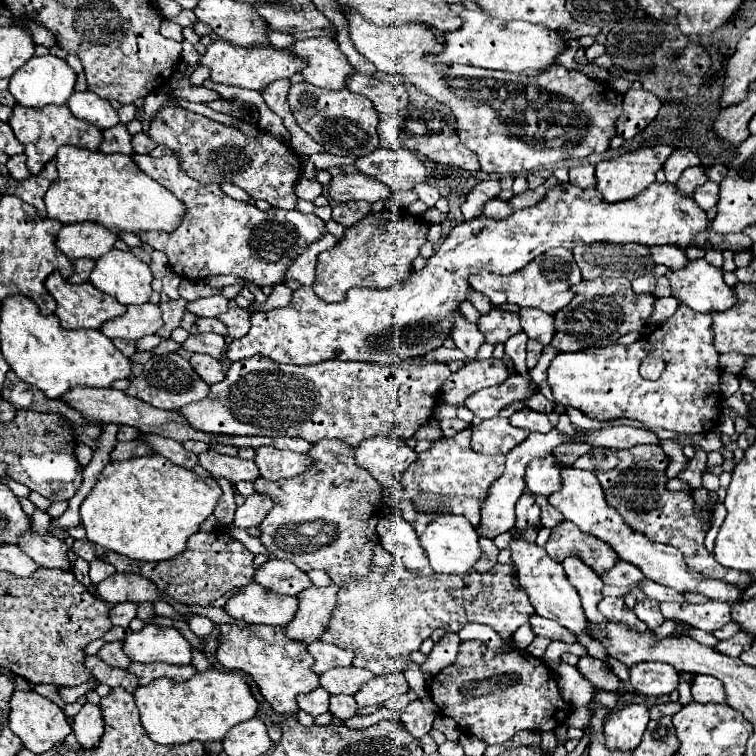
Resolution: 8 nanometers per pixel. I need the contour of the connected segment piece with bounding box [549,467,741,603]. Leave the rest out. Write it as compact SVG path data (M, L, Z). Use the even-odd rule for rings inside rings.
M563 467L561 479L563 479L563 489L549 497L551 505L555 505L563 513L563 517L567 521L573 521L581 531L591 533L591 535L599 537L601 541L605 541L607 545L611 545L611 549L615 549L615 553L619 555L621 561L633 563L635 567L639 567L645 573L645 577L653 579L655 583L673 587L679 593L683 593L683 591L703 593L703 595L711 597L713 601L729 601L731 603L741 595L741 591L737 587L727 585L725 581L707 579L701 573L687 567L687 563L683 561L683 553L679 553L679 549L665 545L665 543L653 543L643 533L637 533L631 527L627 527L623 517L615 509L609 509L605 495L603 495L603 489L601 489L597 477L591 471L583 471L583 469L575 469L575 467Z

